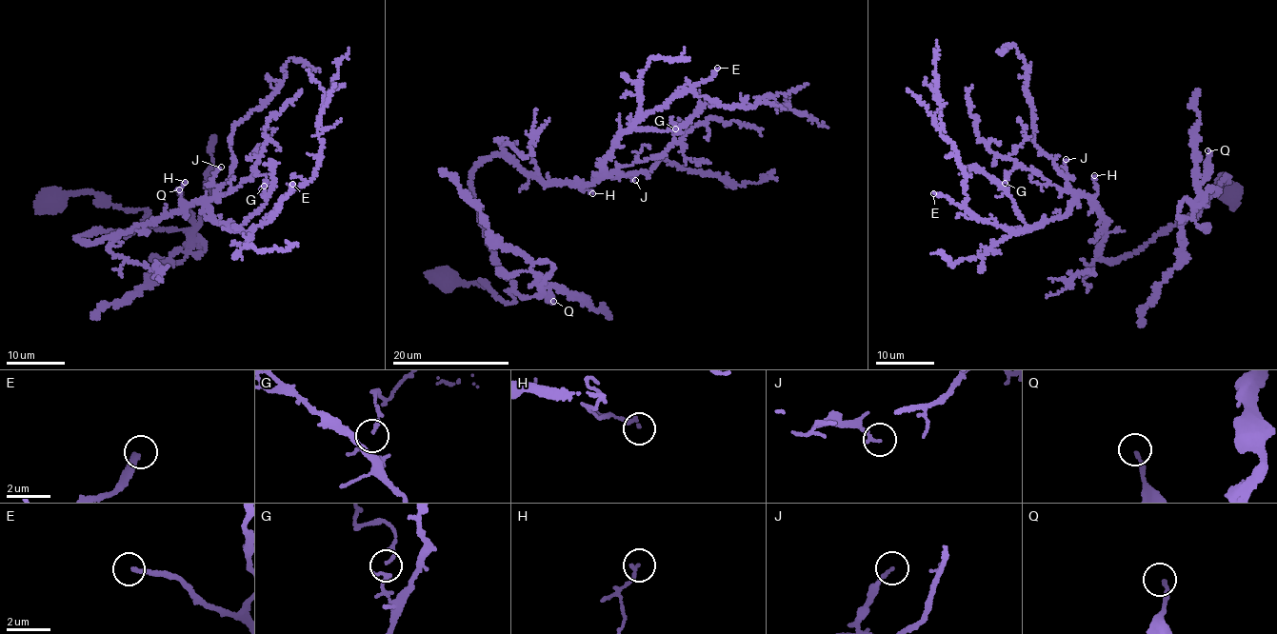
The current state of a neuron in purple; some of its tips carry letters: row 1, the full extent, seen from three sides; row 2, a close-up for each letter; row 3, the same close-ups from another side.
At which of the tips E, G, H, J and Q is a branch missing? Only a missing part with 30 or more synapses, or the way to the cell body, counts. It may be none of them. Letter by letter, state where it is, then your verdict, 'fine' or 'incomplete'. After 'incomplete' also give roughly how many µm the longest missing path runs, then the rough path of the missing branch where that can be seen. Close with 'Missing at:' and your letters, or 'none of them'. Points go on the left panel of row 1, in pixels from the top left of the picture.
E: (292, 184) | incomplete | 35 µm | (292, 184), (301, 170), (313, 169), (335, 175), (358, 171), (372, 149), (380, 120)
G: (264, 186) | fine
H: (185, 182) | fine
J: (221, 167) | fine
Q: (179, 189) | fine
Missing at: E

